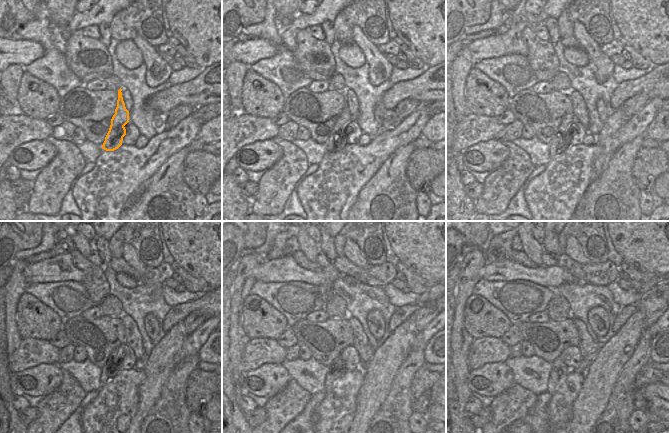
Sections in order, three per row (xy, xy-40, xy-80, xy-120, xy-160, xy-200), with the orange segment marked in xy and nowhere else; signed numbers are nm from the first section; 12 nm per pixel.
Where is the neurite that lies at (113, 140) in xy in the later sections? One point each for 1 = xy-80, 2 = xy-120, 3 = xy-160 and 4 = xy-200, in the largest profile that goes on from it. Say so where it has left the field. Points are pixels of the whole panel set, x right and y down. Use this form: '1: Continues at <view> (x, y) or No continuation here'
1: Continues at xy-80 (562, 141)
2: Continues at xy-120 (113, 367)
3: Continues at xy-160 (337, 369)
4: Continues at xy-200 (559, 370)

